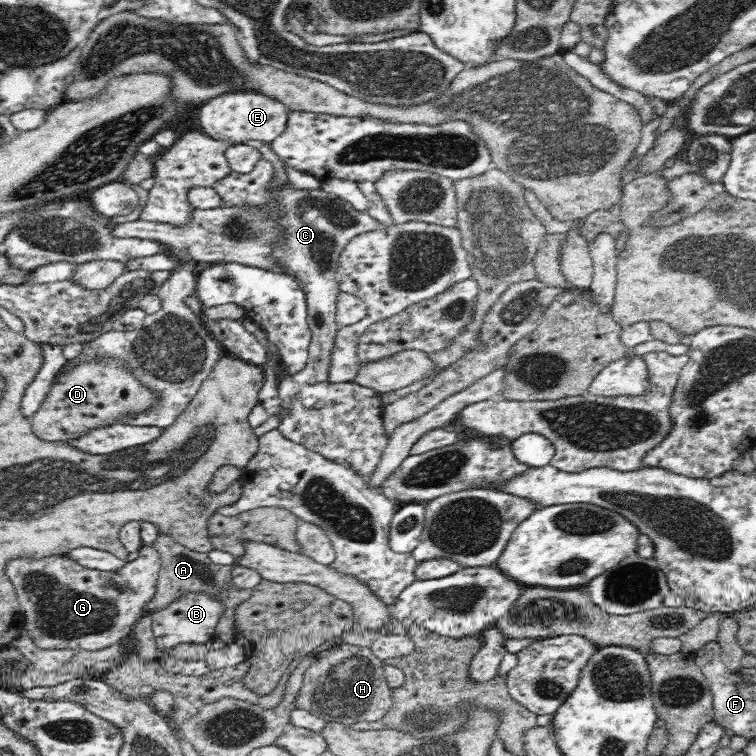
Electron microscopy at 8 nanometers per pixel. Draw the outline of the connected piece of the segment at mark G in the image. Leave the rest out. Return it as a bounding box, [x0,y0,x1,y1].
[5,545,161,651]

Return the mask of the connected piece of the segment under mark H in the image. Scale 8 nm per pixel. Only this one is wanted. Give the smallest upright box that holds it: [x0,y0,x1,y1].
[296,643,394,726]

